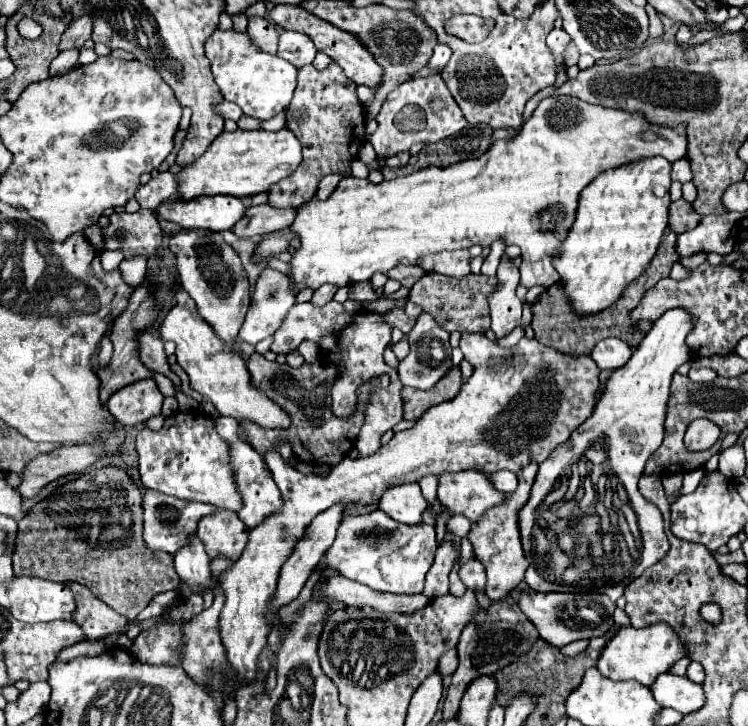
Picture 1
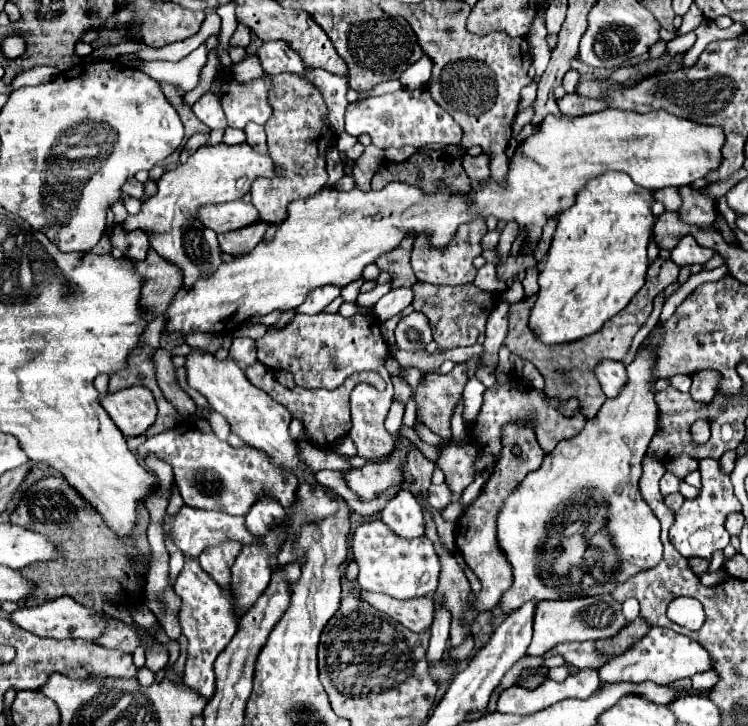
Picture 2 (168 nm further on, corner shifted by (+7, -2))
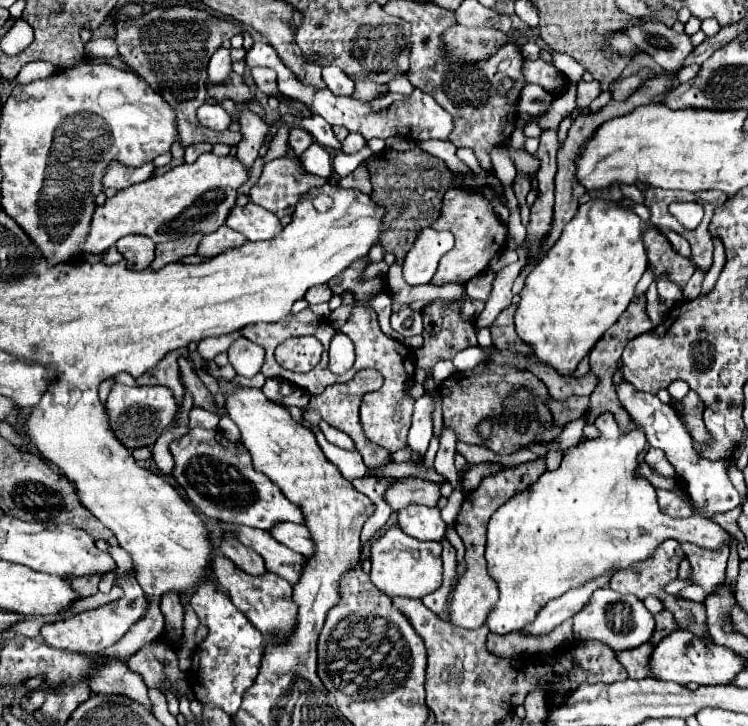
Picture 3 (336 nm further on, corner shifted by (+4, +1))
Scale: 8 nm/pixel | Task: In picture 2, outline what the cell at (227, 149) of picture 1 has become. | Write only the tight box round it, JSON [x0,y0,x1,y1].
[124,142,276,288]

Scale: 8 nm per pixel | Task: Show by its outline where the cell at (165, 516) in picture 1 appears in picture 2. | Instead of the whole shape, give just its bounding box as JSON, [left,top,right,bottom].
[162,506,254,558]

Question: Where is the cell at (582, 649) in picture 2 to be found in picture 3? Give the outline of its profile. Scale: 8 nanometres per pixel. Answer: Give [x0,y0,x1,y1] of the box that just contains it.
[617,643,655,679]

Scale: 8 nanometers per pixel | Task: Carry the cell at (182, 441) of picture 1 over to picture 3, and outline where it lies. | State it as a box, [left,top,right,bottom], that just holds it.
[171,429,303,531]

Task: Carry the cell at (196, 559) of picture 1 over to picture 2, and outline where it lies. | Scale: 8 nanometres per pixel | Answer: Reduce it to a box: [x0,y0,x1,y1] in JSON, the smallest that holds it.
[174,558,238,698]

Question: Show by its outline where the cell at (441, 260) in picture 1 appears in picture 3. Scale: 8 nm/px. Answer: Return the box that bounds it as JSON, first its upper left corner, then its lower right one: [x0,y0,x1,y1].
[431,189,507,285]

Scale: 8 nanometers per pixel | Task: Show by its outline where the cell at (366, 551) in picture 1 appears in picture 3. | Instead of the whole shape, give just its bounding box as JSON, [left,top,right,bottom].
[371,527,443,599]

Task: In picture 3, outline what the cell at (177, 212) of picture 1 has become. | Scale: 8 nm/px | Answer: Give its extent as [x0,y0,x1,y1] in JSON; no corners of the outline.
[225,203,283,241]

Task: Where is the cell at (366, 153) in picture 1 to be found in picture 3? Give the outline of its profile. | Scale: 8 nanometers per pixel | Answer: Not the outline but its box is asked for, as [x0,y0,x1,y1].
[341,133,365,153]

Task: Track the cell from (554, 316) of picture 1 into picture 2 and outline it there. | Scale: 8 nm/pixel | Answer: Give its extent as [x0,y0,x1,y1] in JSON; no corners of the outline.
[504,256,678,420]

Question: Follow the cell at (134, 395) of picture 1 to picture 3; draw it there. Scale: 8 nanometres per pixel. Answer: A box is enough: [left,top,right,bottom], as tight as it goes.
[105,383,179,451]

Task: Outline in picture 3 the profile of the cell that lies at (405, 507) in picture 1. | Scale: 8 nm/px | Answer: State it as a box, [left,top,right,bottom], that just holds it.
[397,505,447,541]

